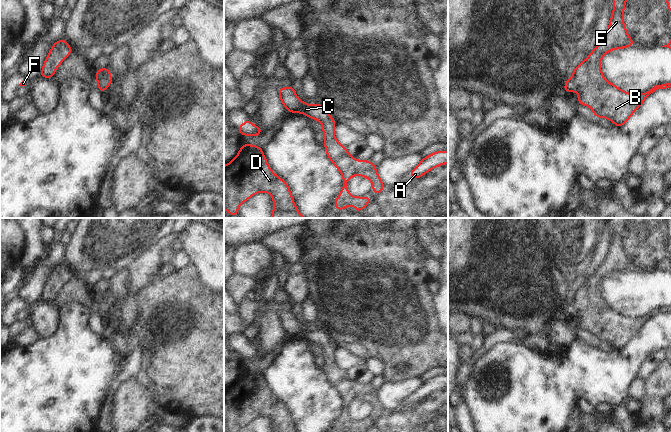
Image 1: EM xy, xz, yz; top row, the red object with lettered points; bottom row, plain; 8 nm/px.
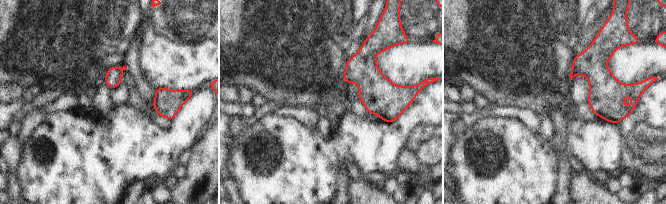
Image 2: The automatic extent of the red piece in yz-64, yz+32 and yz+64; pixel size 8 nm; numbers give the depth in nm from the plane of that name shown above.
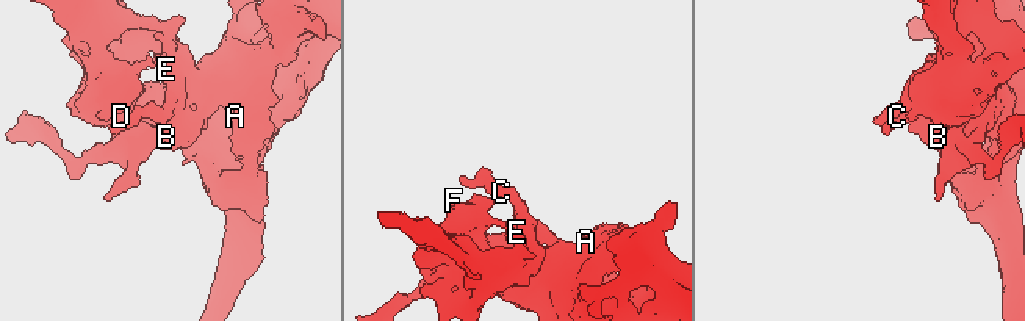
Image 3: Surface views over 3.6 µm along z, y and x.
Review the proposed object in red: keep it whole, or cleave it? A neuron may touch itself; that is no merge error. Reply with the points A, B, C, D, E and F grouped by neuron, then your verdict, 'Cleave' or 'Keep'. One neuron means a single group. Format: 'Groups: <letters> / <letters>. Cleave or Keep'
Groups: A B C D E F. Keep.

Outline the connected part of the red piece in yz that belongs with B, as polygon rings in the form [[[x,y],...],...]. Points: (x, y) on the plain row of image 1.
[[[612,218],[614,228],[609,251],[604,262],[575,293],[573,300],[564,307],[564,317],[580,316],[577,321],[579,329],[589,330],[596,342],[607,342],[615,350],[627,347],[635,334],[658,313],[671,311],[671,307],[656,309],[649,315],[631,318],[622,315],[613,307],[605,304],[600,293],[602,281],[614,273],[634,270],[636,267],[629,261],[623,245],[625,226],[630,218]]]

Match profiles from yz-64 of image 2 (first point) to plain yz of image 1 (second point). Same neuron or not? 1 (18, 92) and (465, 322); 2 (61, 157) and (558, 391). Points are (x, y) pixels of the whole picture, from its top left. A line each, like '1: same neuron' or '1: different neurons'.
1: same neuron
2: same neuron

